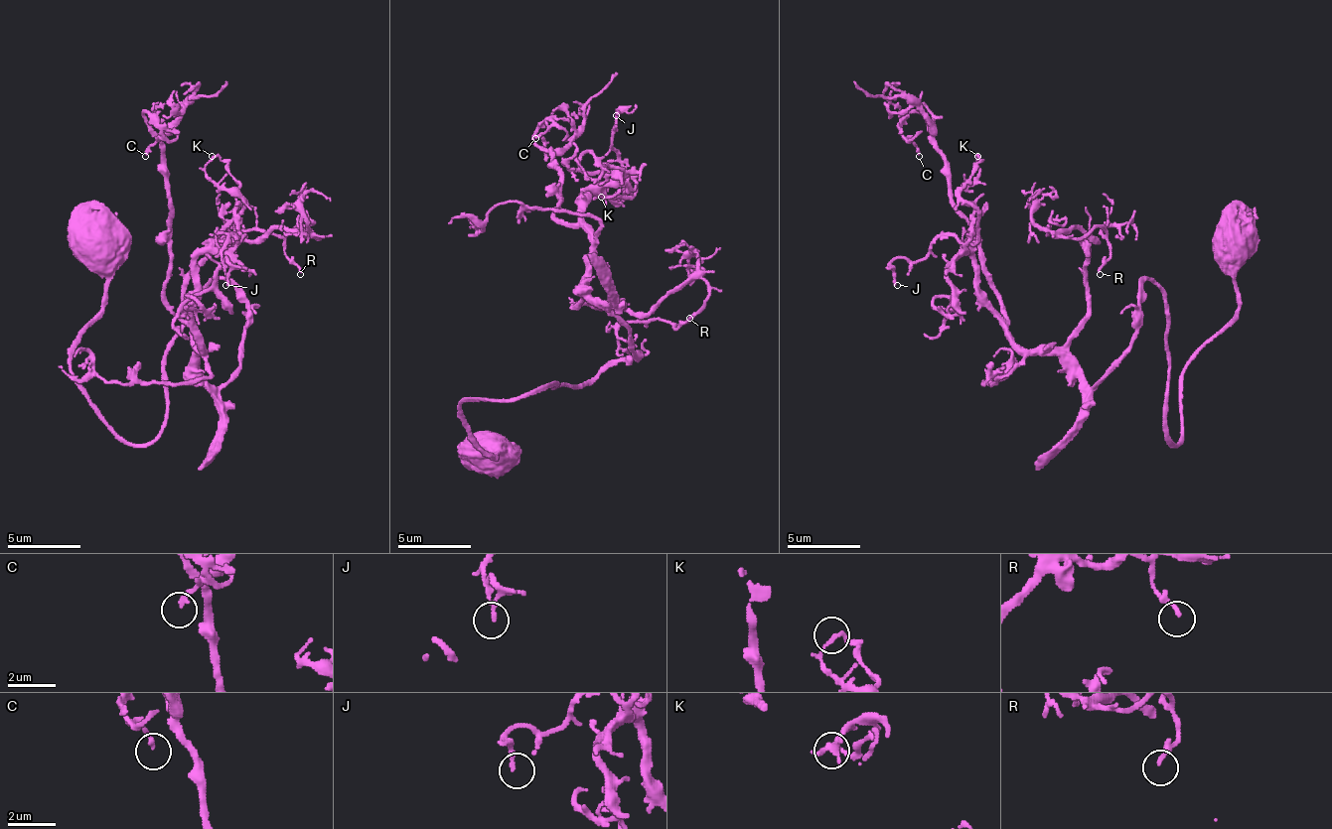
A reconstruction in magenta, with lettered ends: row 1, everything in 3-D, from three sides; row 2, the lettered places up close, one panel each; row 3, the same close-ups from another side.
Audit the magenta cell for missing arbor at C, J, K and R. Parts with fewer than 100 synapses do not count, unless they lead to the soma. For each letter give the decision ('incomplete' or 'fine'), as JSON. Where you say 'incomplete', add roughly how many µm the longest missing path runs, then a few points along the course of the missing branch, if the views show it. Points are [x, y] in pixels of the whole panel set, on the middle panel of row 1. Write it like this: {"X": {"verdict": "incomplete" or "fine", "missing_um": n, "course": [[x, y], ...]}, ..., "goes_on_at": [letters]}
{"C": {"verdict": "fine"}, "J": {"verdict": "fine"}, "K": {"verdict": "fine"}, "R": {"verdict": "fine"}, "goes_on_at": []}

